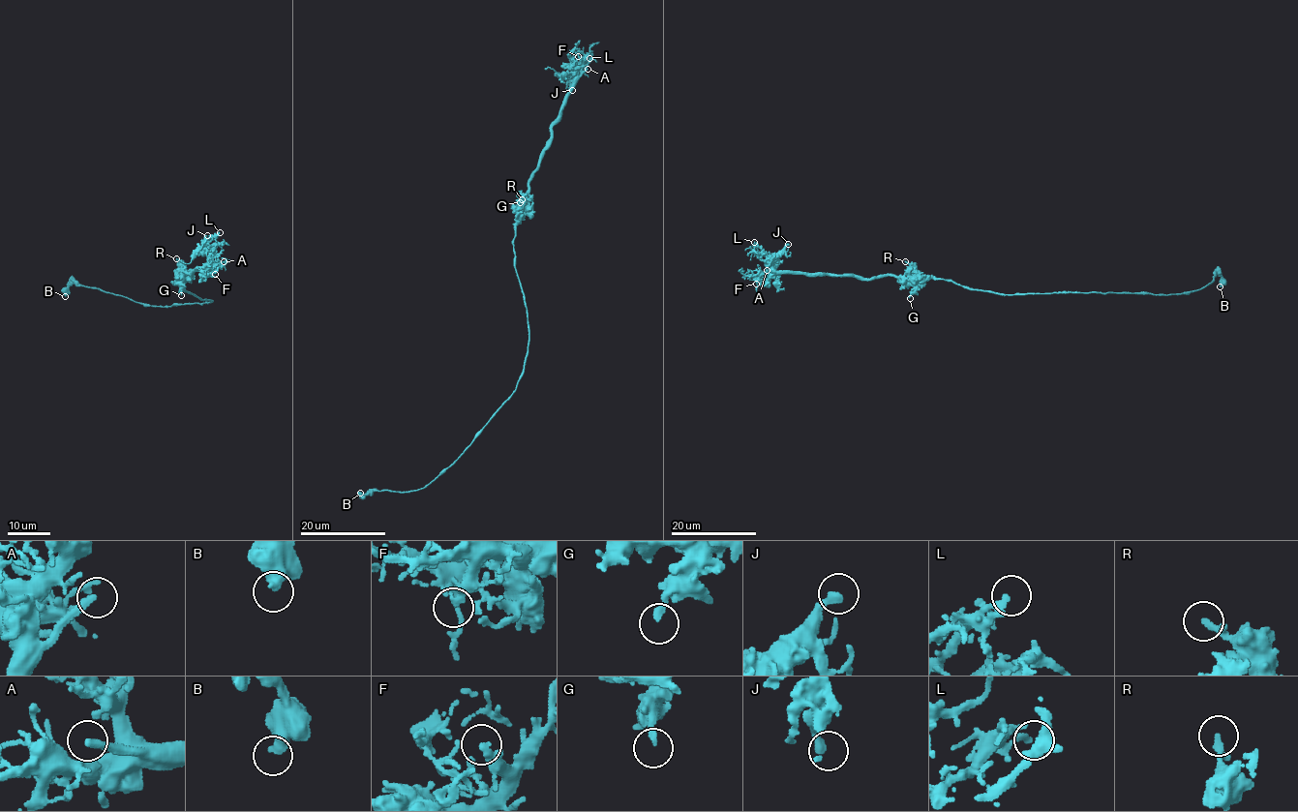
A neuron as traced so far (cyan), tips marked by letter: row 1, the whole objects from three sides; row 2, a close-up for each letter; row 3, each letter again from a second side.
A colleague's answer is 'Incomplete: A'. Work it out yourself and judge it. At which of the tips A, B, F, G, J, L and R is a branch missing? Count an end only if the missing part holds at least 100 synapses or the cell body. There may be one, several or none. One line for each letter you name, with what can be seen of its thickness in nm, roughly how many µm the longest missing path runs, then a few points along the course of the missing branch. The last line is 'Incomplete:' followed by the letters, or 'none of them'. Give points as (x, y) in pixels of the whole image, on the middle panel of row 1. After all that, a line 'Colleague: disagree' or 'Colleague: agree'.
A: 280 nm thick; about 80 µm are missing
Incomplete: A
Colleague: agree

